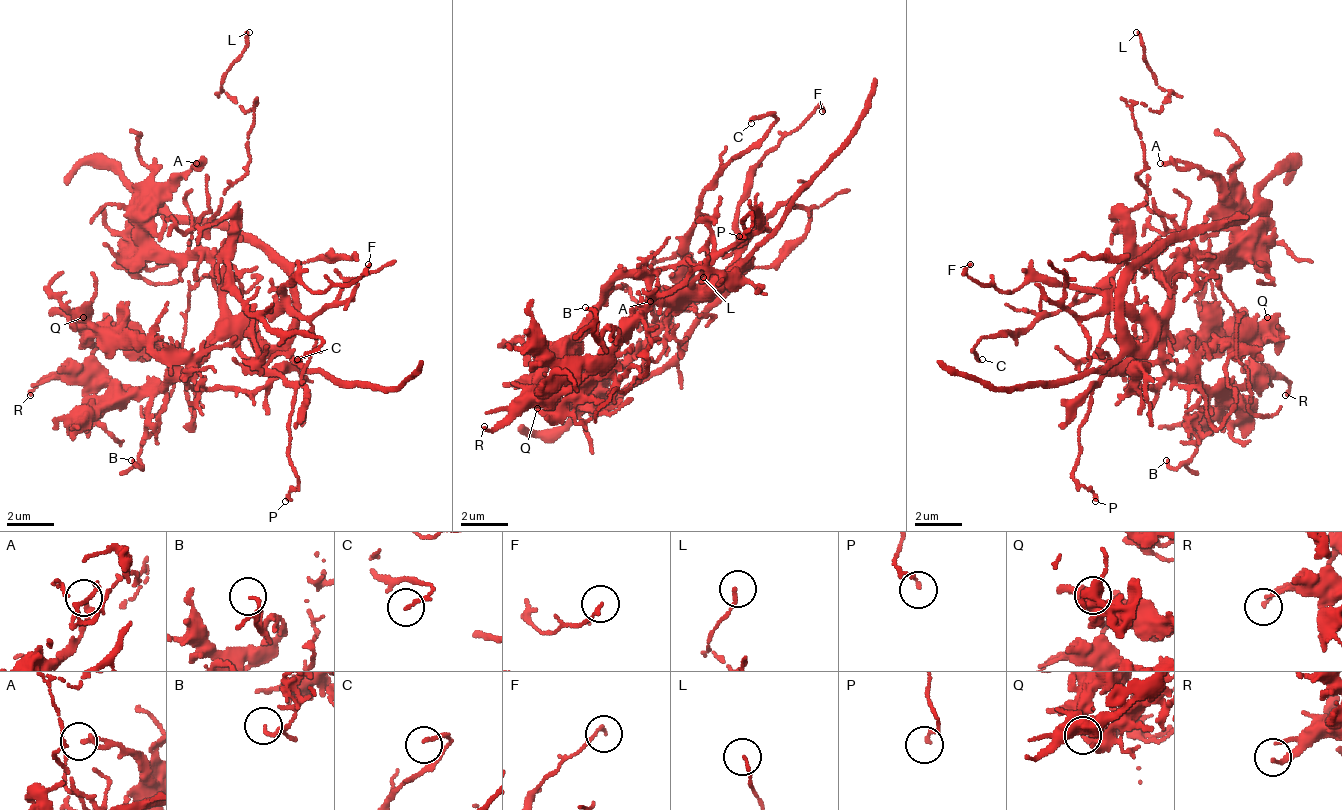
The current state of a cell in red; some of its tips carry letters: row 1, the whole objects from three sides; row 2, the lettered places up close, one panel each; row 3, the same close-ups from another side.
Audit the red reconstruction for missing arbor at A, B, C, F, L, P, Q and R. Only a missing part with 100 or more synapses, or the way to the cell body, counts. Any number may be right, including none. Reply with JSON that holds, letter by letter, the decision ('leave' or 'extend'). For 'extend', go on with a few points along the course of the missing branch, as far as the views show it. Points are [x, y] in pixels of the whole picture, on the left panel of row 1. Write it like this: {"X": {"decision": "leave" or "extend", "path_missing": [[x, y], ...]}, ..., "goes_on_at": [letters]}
{"A": {"decision": "leave"}, "B": {"decision": "leave"}, "C": {"decision": "leave"}, "F": {"decision": "leave"}, "L": {"decision": "leave"}, "P": {"decision": "leave"}, "Q": {"decision": "leave"}, "R": {"decision": "leave"}, "goes_on_at": []}

